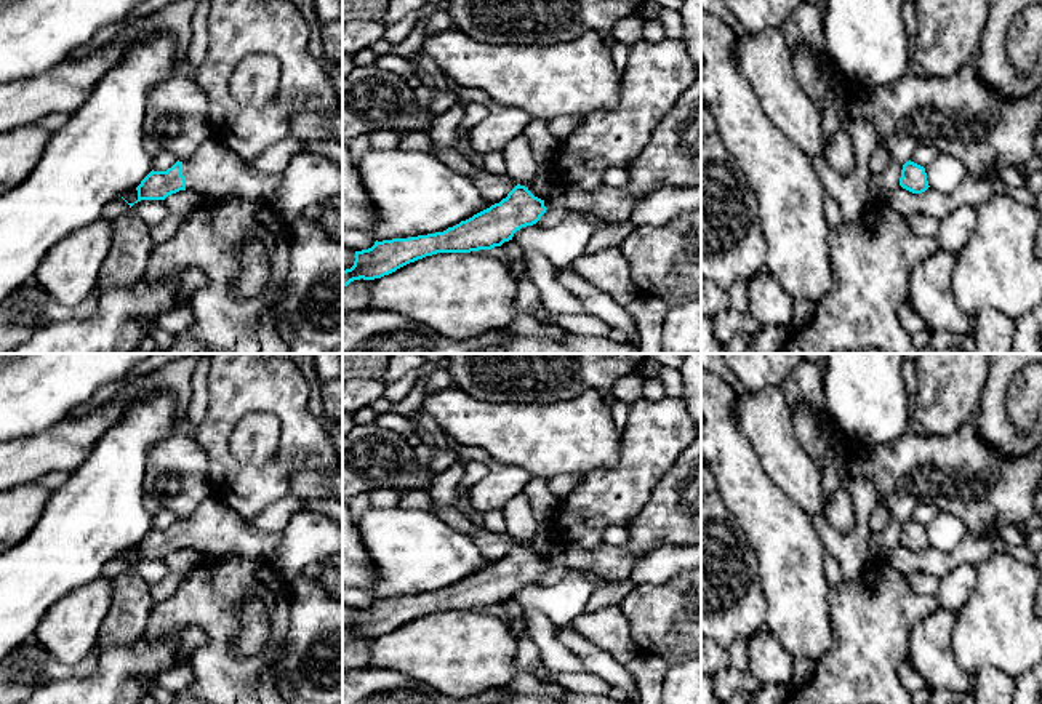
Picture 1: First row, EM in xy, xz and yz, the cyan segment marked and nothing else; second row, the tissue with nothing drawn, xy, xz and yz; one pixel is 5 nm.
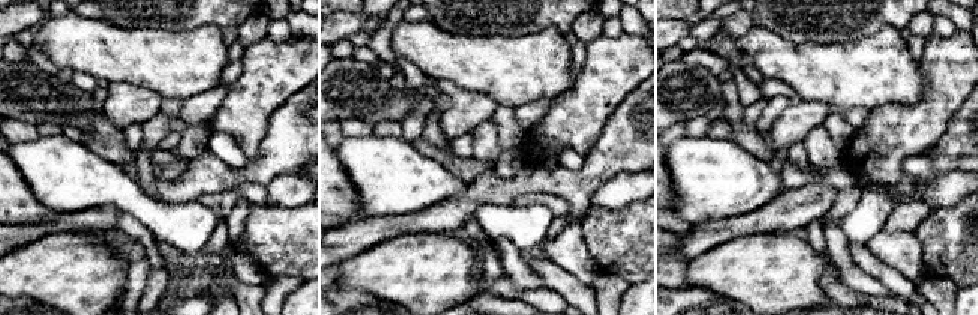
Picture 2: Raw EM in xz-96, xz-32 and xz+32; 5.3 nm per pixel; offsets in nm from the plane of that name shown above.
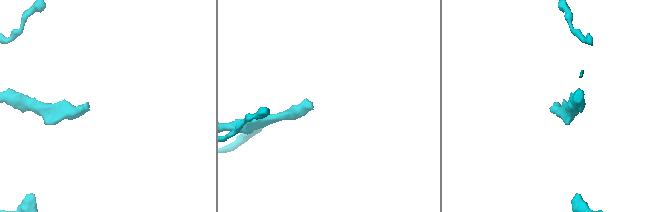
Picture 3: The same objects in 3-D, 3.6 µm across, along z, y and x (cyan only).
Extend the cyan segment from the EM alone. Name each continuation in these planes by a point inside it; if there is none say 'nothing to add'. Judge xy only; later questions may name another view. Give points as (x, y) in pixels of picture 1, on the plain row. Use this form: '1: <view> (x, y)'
1: xy (213, 528)

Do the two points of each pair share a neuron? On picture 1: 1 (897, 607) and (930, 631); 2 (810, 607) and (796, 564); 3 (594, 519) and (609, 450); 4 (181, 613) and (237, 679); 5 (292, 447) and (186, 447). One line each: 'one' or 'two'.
1: two
2: one
3: two
4: one
5: two

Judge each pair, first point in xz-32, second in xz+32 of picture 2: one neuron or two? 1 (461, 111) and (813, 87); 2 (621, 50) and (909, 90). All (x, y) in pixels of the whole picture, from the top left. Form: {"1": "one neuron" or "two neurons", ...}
{"1": "two neurons", "2": "two neurons"}

